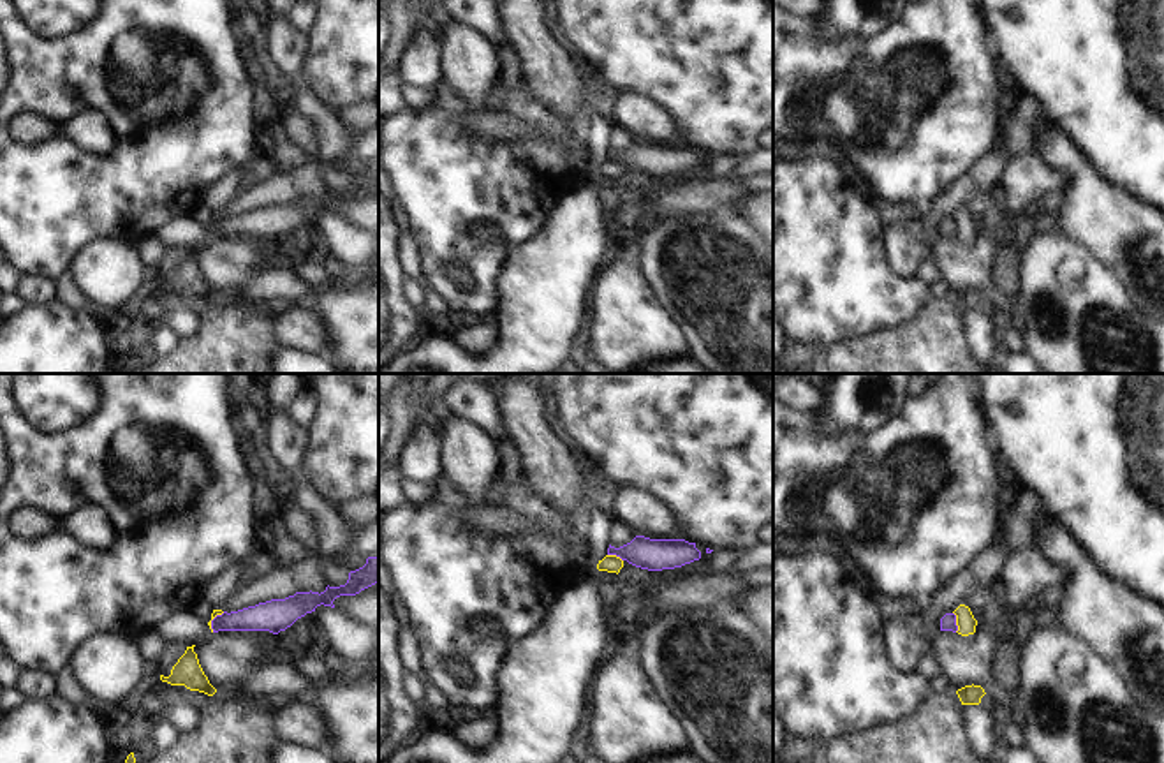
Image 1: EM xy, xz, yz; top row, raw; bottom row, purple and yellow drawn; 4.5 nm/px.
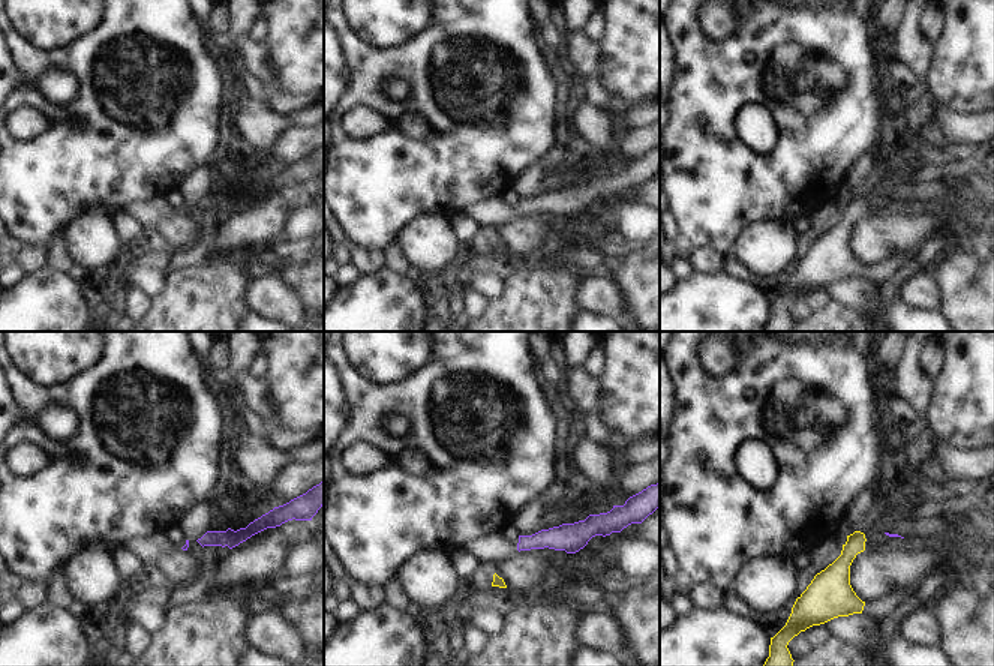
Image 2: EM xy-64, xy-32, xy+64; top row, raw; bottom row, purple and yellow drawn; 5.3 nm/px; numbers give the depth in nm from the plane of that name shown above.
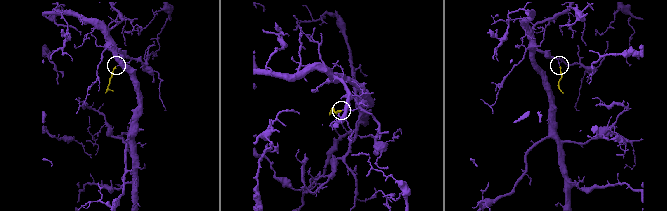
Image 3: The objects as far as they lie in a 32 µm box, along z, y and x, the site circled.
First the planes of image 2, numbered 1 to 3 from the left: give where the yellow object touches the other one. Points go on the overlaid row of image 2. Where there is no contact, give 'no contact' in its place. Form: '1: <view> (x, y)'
1: no contact
2: no contact
3: no contact

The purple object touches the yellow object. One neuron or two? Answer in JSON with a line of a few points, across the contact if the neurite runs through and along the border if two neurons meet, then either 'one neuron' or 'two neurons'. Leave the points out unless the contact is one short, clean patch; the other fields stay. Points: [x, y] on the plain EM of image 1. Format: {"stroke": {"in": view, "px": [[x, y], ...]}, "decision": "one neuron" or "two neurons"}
{"stroke": {"in": "yz", "px": [[953, 217], [957, 237]]}, "decision": "two neurons"}

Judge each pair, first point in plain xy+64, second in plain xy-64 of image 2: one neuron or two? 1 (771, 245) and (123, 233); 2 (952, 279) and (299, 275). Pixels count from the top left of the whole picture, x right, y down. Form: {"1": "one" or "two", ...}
{"1": "two", "2": "one"}

